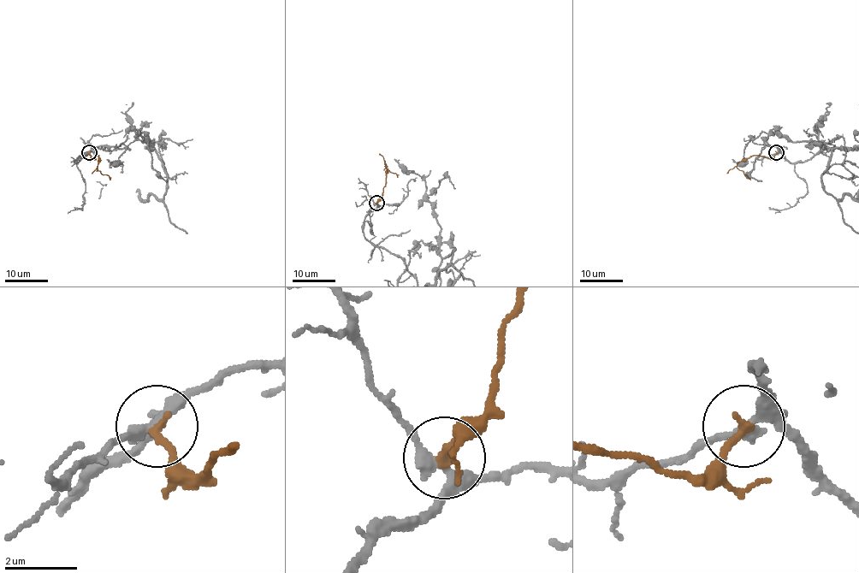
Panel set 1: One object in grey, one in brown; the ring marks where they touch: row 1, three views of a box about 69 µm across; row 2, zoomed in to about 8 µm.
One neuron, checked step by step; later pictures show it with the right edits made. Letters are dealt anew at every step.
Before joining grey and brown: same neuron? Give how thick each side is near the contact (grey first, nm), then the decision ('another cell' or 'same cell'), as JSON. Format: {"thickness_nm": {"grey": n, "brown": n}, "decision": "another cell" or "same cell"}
{"thickness_nm": {"grey": 260, "brown": 240}, "decision": "another cell"}

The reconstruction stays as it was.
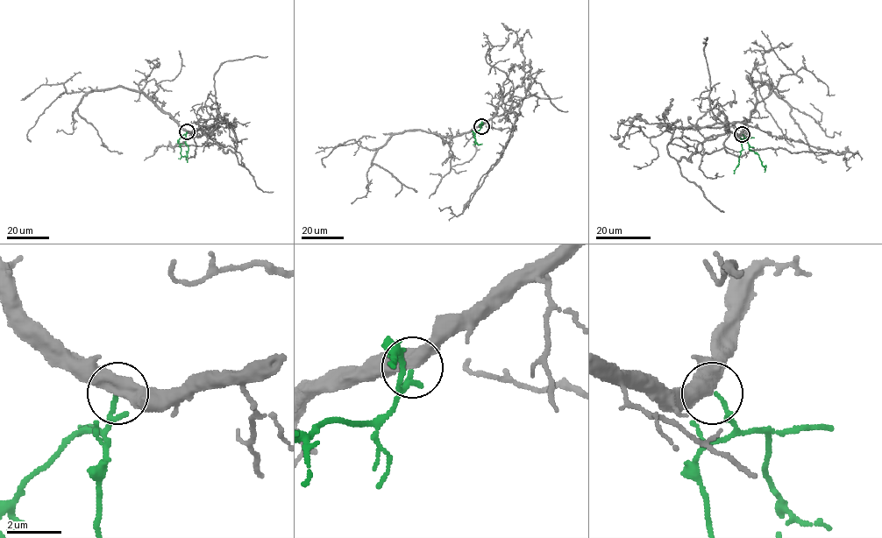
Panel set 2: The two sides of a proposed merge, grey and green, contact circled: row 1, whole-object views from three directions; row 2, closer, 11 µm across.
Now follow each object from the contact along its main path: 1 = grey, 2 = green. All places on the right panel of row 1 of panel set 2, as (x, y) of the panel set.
1: (742, 134), (756, 102), (756, 89), (747, 77), (772, 83), (761, 85), (759, 95), (785, 140), (794, 147)
2: (743, 134), (747, 138), (749, 148), (764, 166), (764, 172)

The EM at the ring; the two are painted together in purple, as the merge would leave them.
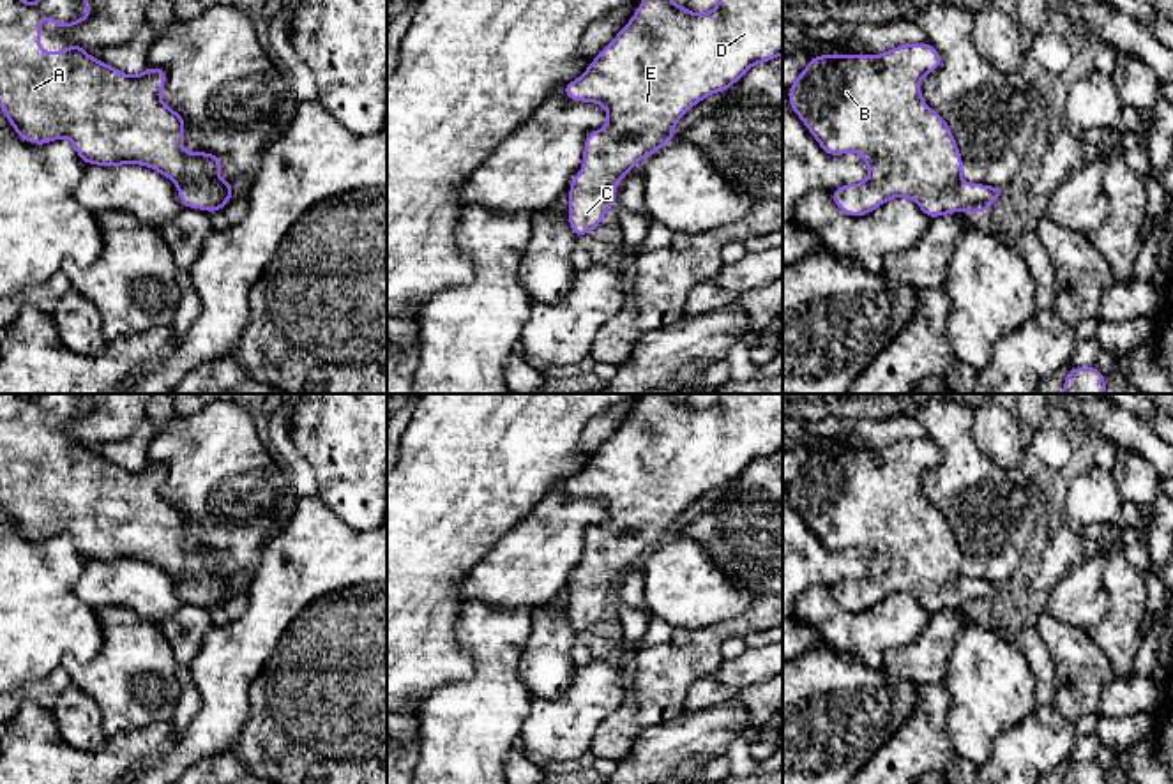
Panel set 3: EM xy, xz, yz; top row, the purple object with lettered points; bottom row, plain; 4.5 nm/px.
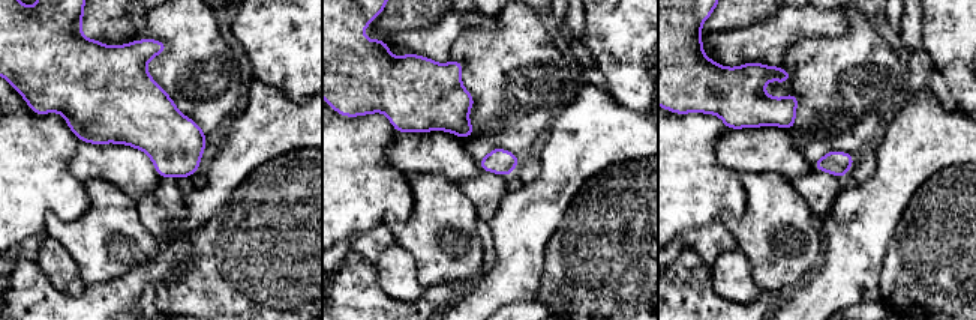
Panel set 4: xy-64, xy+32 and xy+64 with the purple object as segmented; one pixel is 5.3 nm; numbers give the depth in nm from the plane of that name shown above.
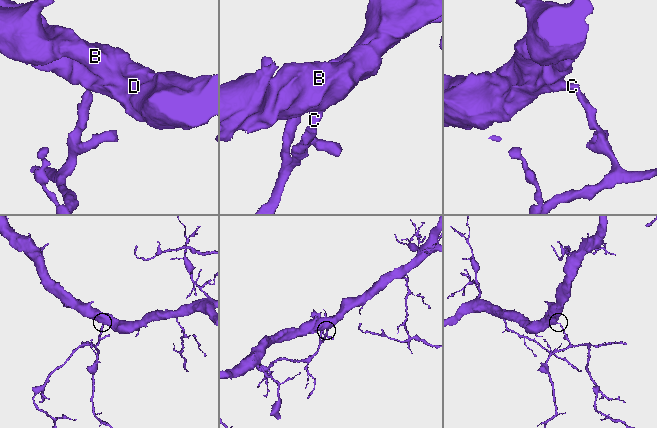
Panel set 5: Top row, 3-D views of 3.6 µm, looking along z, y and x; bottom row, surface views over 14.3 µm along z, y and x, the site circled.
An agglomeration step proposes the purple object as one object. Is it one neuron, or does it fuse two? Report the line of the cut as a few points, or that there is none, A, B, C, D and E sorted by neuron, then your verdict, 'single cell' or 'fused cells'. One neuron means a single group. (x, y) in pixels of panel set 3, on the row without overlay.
no cut; A B C D E; single cell

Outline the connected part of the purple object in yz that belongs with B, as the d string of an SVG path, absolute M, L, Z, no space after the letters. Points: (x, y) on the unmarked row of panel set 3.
M929 438L882 450L811 452L786 486L790 501L825 549L862 551L869 572L830 586L850 613L894 593L912 593L929 613L982 609L1002 583L961 576L963 551L947 516L922 494L920 473L942 463Z

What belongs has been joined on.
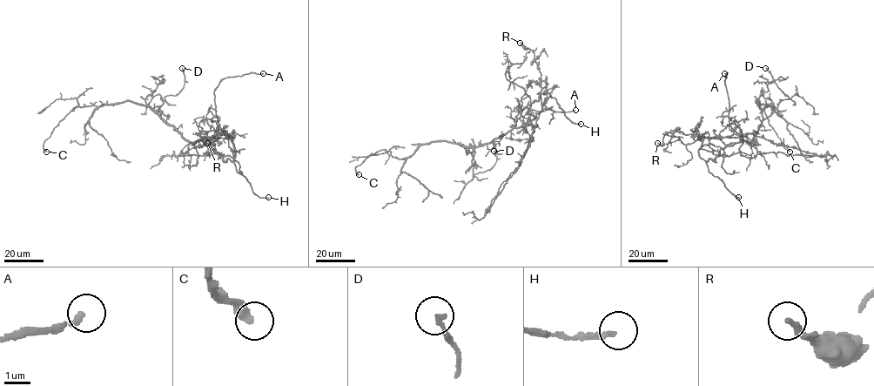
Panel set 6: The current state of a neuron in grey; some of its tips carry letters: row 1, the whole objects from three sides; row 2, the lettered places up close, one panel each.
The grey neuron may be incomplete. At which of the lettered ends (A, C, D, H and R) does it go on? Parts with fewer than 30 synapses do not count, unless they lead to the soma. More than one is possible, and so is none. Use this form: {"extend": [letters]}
{"extend": ["A", "H"]}

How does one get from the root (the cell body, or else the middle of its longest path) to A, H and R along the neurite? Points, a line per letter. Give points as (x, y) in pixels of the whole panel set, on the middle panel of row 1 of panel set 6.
A: (499, 137), (514, 128), (523, 126), (530, 116), (527, 112), (531, 110), (575, 110)
H: (499, 137), (506, 134), (521, 112), (546, 91), (555, 99), (569, 119), (581, 124)
R: (499, 137), (513, 128), (521, 112), (538, 99), (547, 84), (541, 85), (534, 52), (520, 43)

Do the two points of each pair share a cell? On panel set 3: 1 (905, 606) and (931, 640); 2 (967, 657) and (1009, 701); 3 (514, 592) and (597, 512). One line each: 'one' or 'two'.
1: two
2: one
3: one

